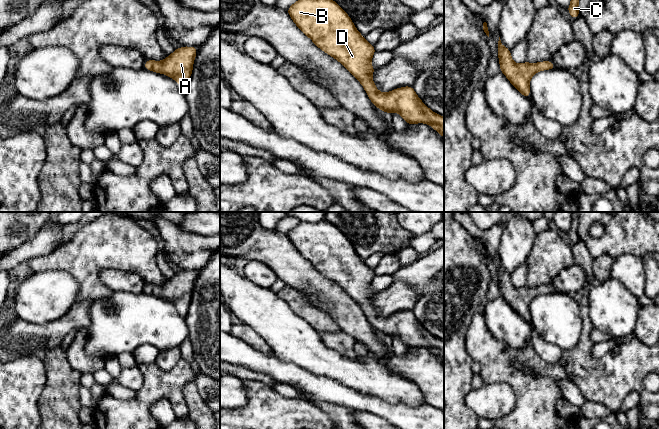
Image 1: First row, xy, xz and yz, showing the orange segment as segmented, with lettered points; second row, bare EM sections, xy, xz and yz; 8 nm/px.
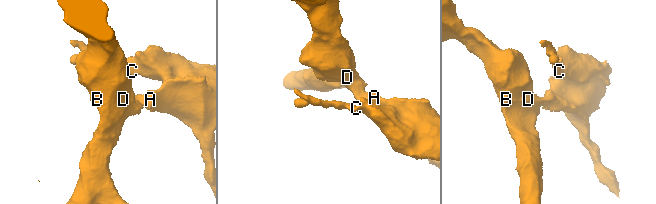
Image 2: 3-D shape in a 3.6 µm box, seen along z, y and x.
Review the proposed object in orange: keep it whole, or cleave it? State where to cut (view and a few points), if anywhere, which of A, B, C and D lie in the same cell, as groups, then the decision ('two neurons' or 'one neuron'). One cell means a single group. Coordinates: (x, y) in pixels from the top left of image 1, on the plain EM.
cut none; groups A B C D; one neuron

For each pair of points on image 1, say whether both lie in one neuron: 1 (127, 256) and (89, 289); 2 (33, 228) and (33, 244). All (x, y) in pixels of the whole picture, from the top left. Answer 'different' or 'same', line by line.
1: same
2: different

